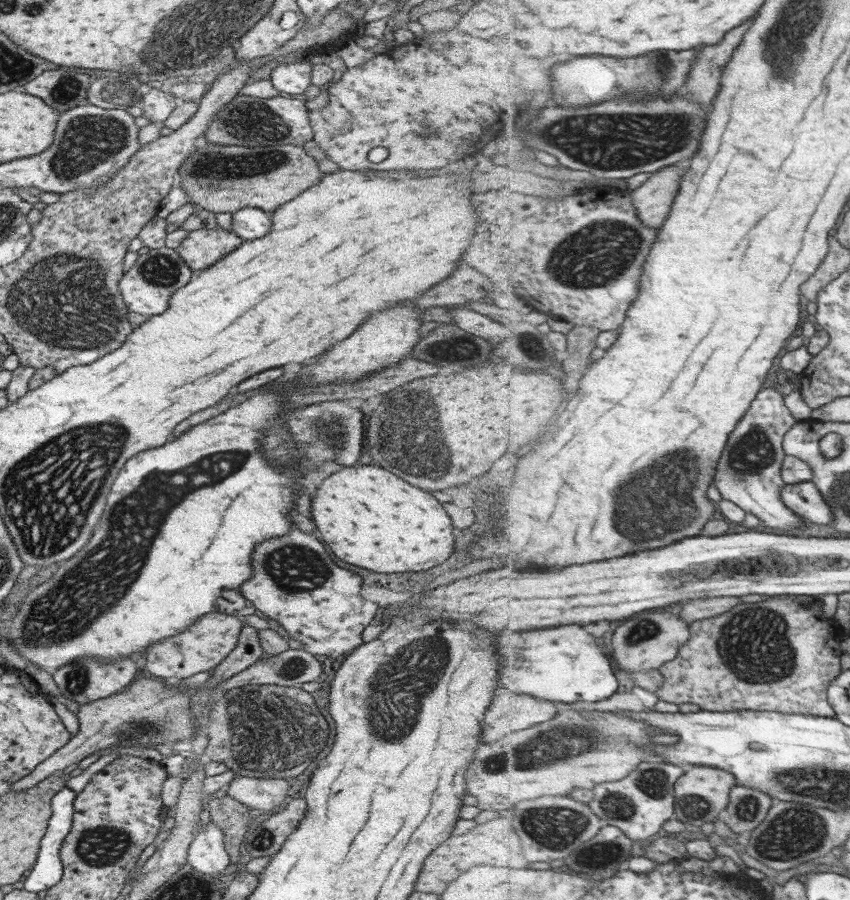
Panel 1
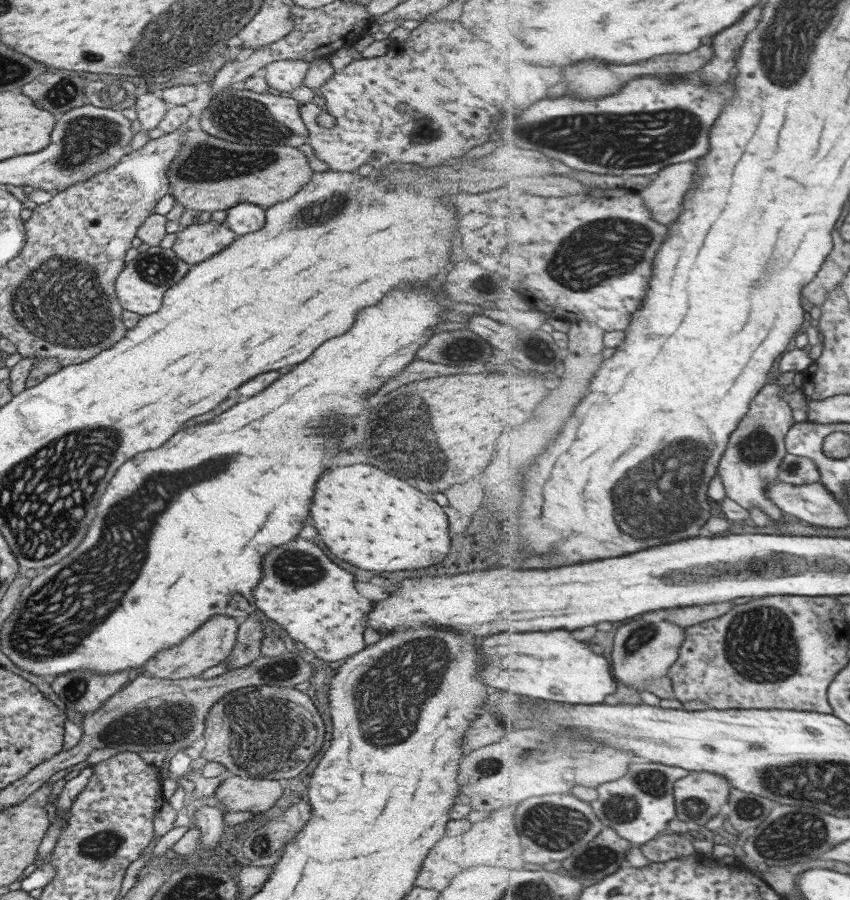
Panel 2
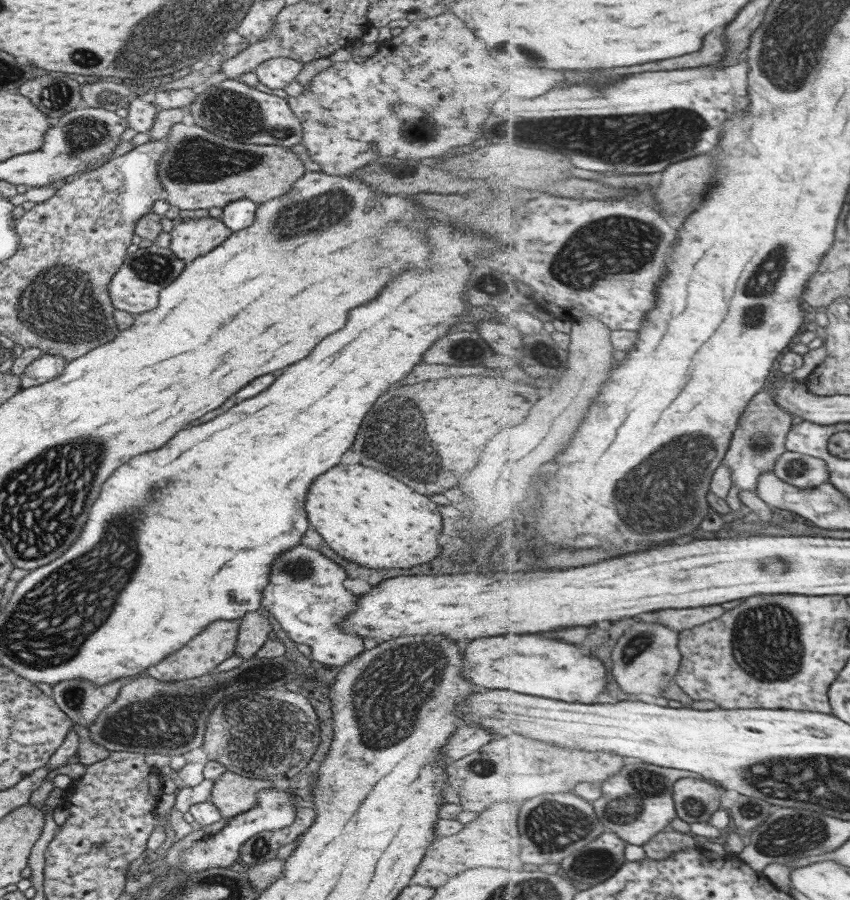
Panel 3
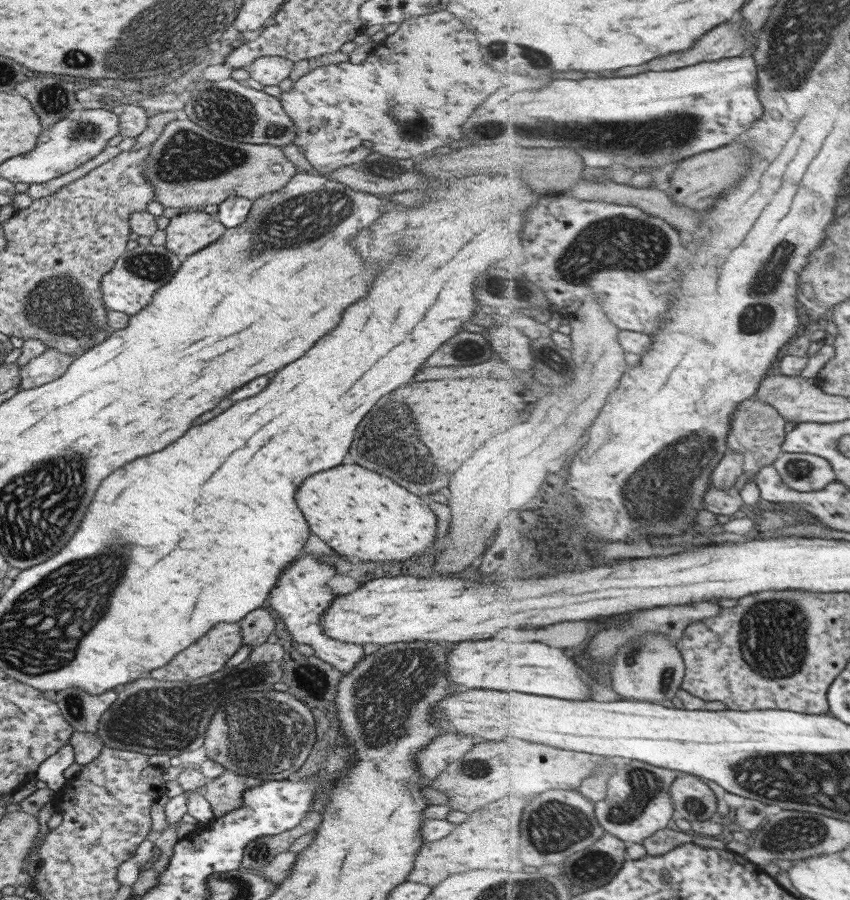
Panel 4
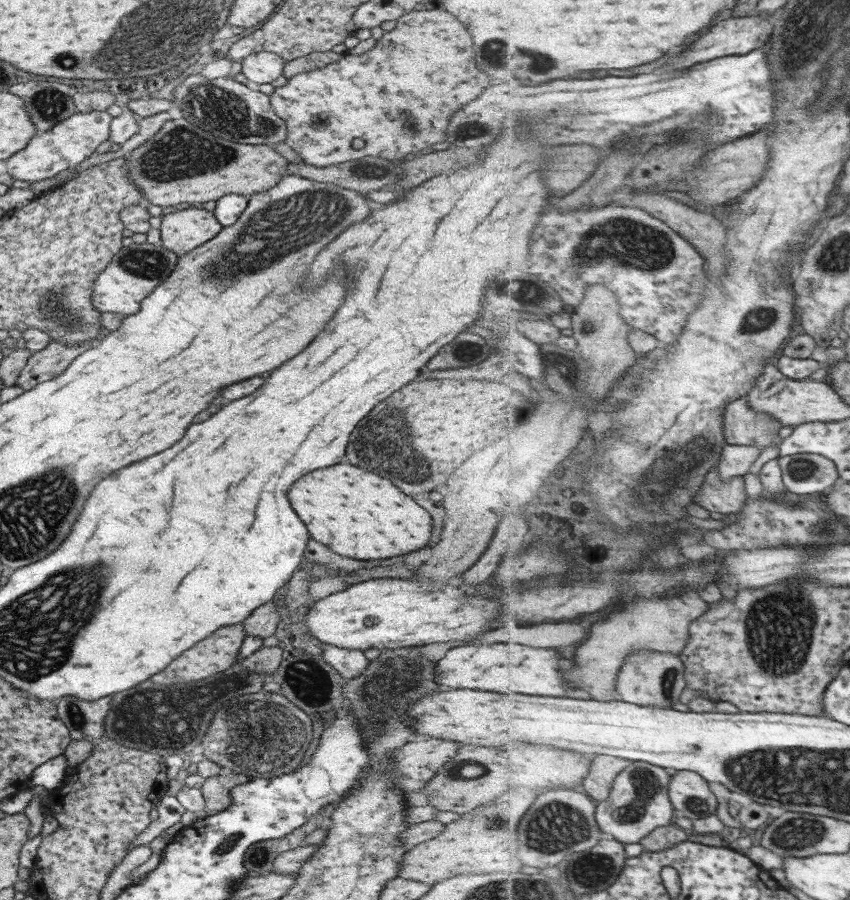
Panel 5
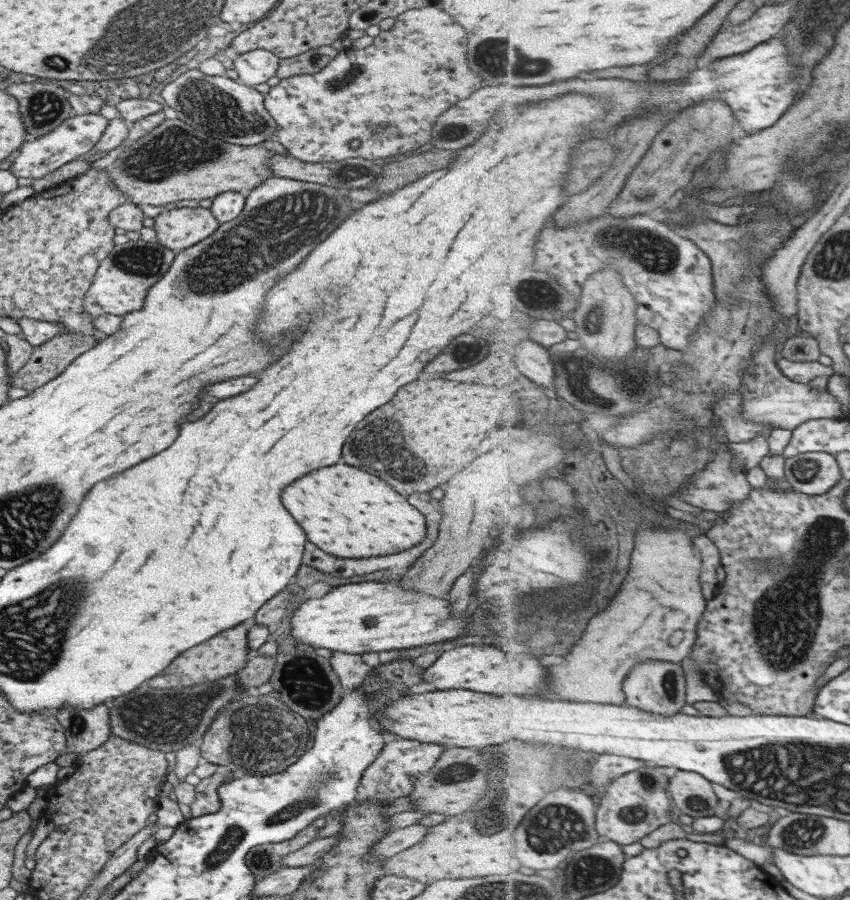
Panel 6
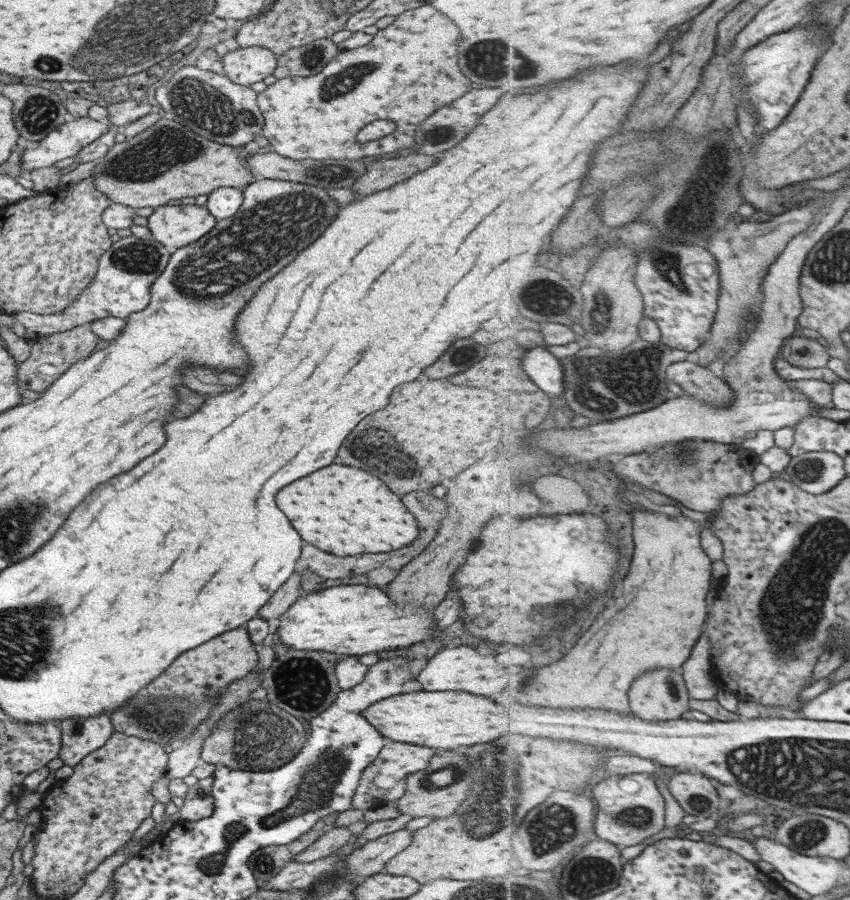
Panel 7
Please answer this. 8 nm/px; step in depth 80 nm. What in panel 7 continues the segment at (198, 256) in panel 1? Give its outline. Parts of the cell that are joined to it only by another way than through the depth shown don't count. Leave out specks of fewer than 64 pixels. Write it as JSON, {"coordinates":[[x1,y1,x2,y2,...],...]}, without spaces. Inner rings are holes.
{"coordinates":[[178,202,156,208,147,220,152,238,173,251,208,234,217,218,205,206,184,206]]}

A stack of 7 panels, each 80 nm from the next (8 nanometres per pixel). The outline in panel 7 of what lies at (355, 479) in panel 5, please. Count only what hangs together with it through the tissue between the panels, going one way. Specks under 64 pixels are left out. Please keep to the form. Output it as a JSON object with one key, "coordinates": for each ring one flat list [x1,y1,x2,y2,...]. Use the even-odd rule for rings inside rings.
{"coordinates":[[332,464,316,470,282,488,276,502,292,522,294,530,300,532,302,540,336,556,390,552,414,542,418,536,414,516,400,498,392,494,380,478,352,466]]}

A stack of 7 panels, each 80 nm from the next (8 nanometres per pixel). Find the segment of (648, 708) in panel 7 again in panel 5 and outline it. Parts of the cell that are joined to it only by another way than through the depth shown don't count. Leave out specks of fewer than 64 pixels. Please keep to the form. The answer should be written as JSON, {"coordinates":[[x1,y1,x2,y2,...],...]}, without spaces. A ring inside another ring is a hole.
{"coordinates":[[637,650,628,658,628,664,624,666,617,684,626,702,638,703,642,706,674,708,675,705,680,704,684,690,689,687,687,665,682,655,658,652,658,650]]}

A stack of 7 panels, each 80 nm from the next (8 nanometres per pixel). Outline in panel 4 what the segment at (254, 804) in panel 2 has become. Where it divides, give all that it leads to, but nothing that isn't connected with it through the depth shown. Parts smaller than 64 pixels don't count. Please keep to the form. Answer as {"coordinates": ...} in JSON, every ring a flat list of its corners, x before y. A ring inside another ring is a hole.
{"coordinates":[[226,771,208,780,204,788,204,798,210,803,215,817,221,817,243,803,243,790,258,786,262,781,249,775,238,775]]}

